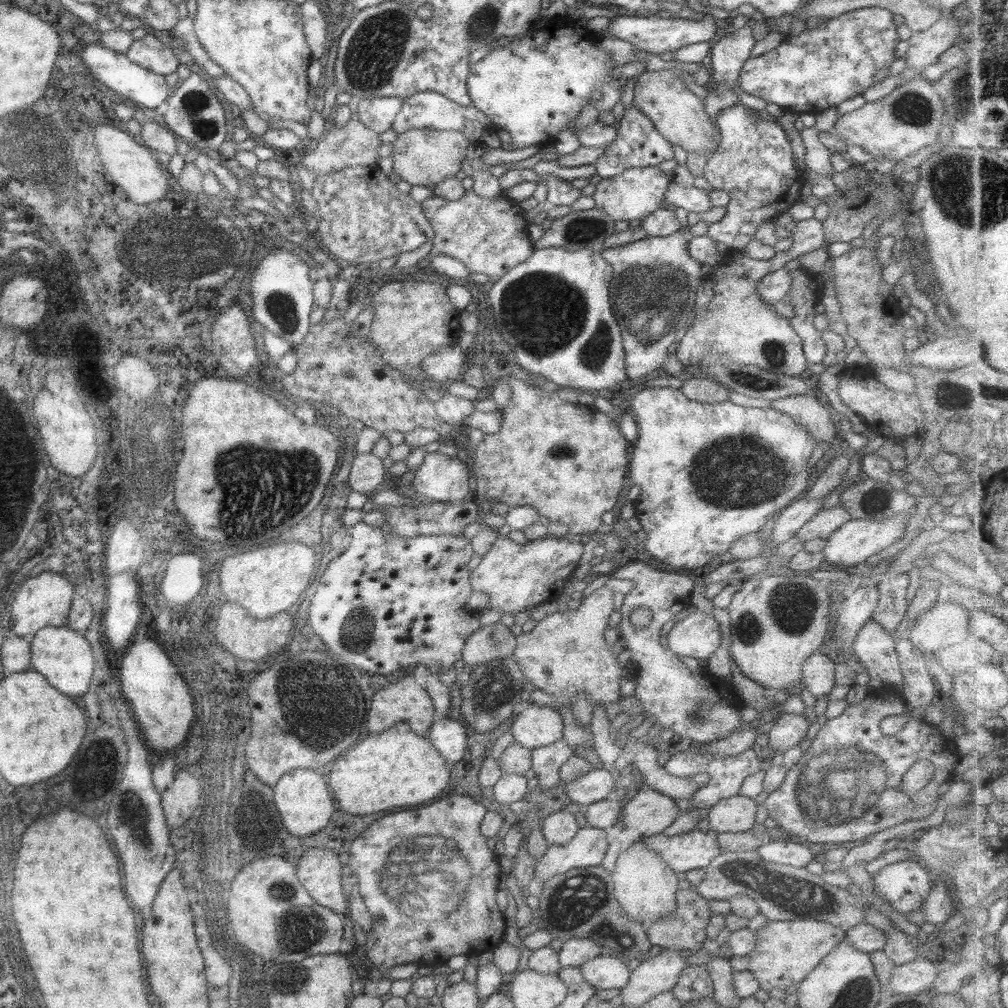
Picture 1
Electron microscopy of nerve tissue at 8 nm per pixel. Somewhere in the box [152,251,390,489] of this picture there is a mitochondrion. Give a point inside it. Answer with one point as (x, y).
(283, 309)

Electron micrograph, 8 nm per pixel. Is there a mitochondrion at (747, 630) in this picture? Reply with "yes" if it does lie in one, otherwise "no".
yes

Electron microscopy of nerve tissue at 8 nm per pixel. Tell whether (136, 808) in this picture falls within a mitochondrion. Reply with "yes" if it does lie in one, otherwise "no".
yes

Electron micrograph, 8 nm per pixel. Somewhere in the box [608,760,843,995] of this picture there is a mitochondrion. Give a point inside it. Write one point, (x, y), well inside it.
(793, 896)

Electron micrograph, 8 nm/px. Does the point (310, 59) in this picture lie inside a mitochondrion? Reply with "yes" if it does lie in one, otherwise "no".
no

